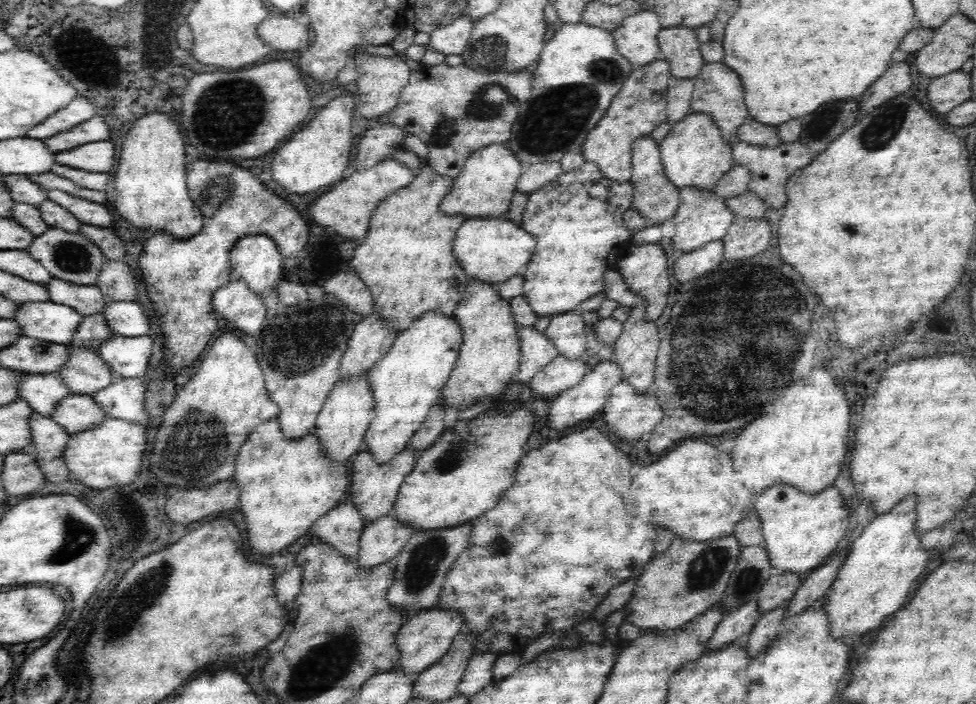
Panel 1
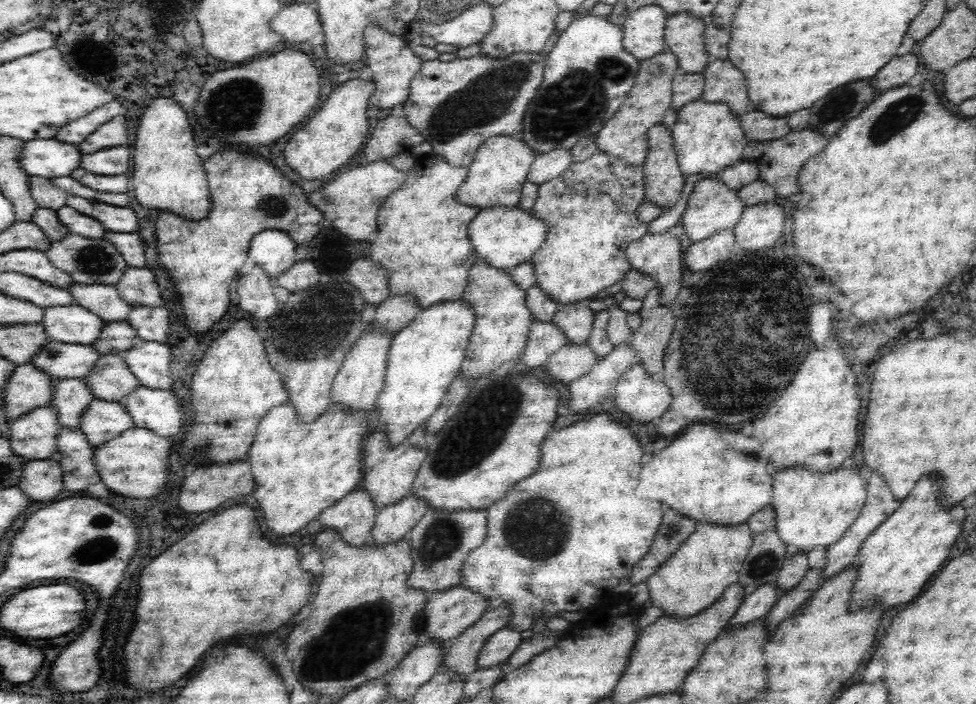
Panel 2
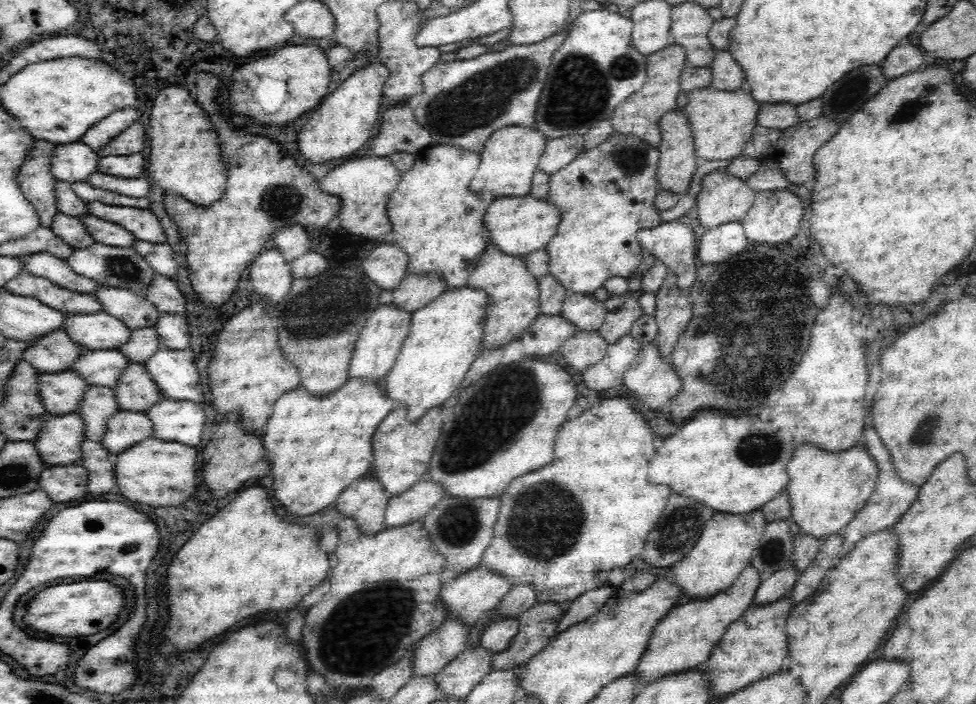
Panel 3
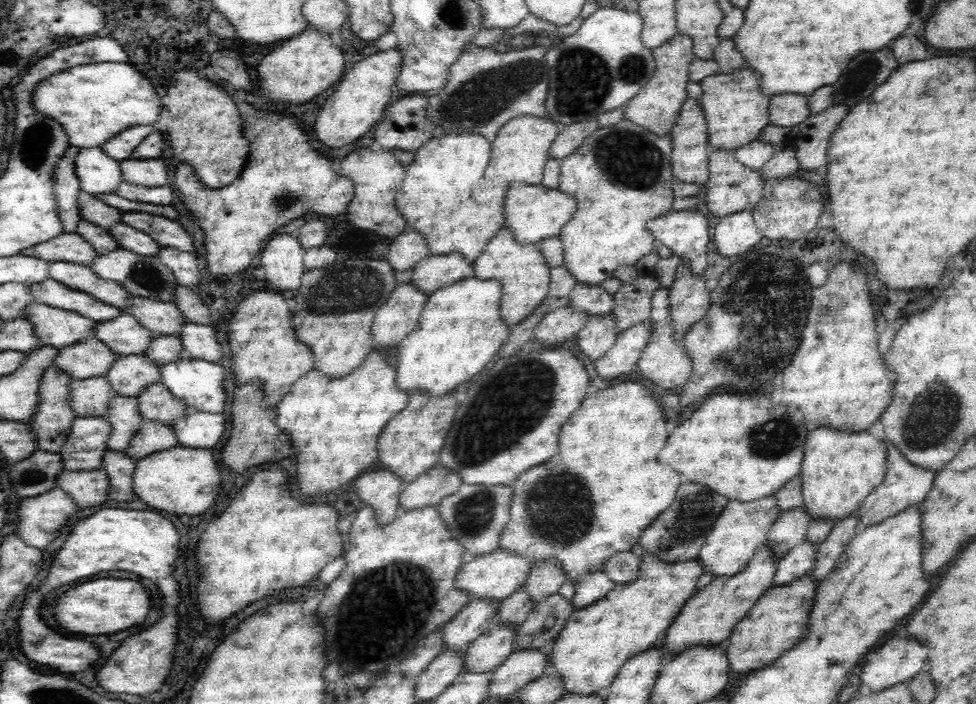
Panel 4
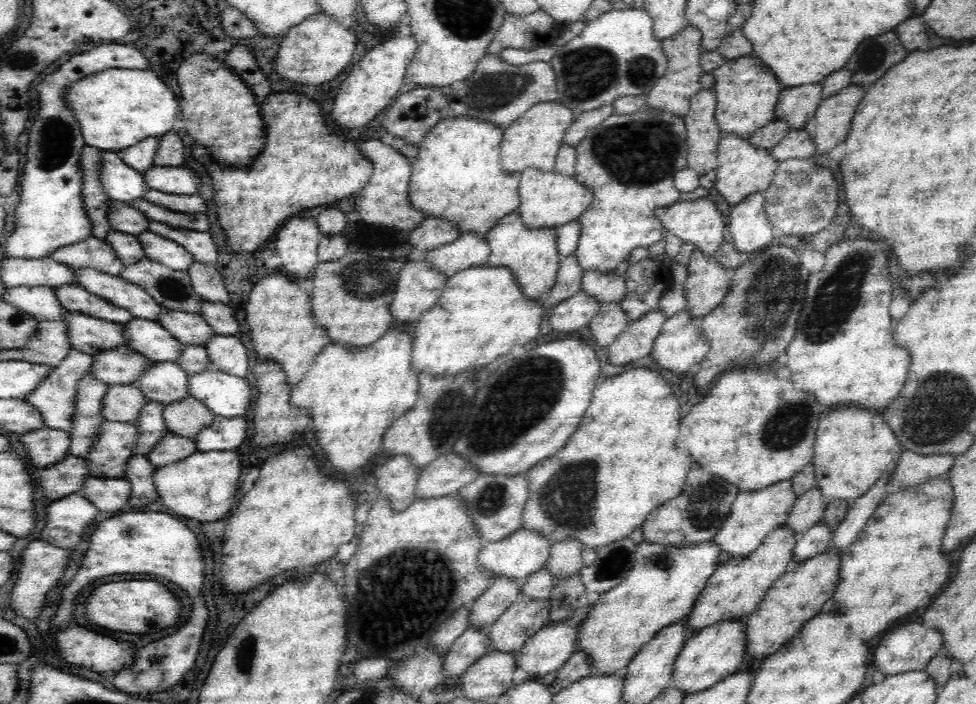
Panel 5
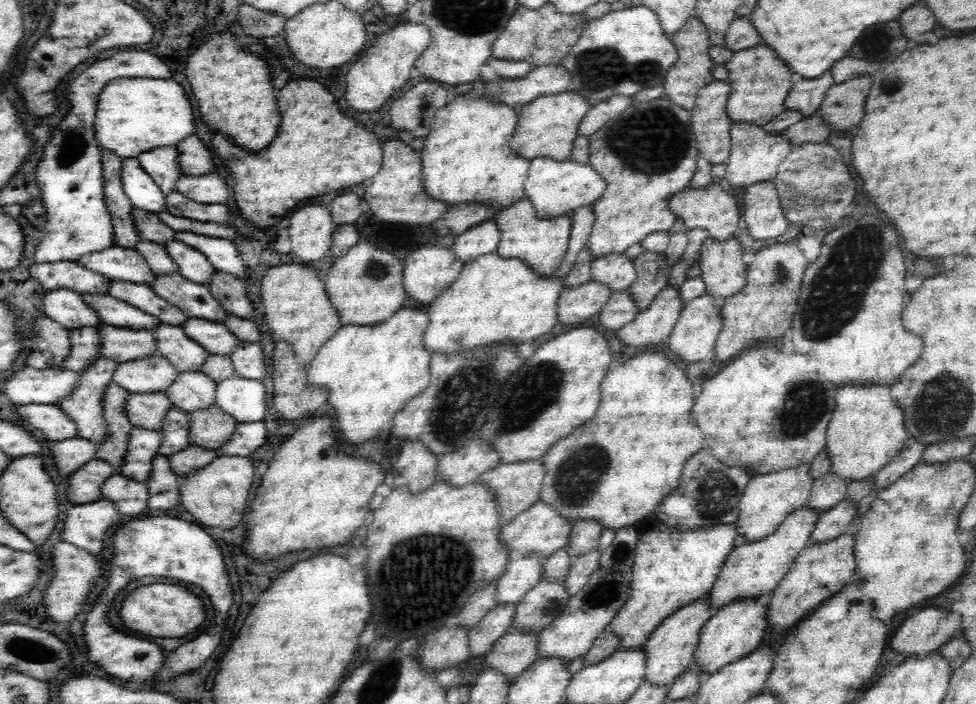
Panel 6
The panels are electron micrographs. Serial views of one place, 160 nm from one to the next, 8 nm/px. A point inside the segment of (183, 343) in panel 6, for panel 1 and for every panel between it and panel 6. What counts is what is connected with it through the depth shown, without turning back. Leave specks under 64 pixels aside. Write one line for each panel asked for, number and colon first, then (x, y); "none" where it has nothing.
1: (55, 323)
2: (73, 324)
3: (95, 331)
4: (124, 335)
5: (149, 338)

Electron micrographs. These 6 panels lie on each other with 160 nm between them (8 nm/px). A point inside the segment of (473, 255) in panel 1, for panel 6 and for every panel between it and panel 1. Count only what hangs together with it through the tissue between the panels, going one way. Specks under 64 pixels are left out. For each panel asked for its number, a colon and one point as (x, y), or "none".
2: (504, 237)
3: (518, 225)
4: (533, 212)
5: (546, 199)
6: (555, 187)

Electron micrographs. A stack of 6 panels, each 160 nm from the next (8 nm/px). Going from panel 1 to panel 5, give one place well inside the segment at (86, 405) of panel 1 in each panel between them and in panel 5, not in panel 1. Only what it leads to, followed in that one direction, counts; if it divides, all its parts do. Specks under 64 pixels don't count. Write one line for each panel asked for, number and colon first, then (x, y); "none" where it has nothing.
2: (102, 420)
3: (125, 428)
4: (152, 436)
5: (170, 448)

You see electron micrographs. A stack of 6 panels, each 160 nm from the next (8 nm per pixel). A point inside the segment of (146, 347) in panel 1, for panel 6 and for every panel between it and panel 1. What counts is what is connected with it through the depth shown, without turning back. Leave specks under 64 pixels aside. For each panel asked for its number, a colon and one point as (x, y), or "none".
2: (149, 362)
3: (176, 373)
4: (200, 384)
5: (227, 396)
6: (245, 400)

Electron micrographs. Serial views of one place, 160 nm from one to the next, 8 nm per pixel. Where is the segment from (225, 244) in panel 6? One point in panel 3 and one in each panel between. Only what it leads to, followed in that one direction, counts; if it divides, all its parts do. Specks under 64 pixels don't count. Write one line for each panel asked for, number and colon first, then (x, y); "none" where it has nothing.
3: (144, 225)
4: (170, 234)
5: (200, 245)

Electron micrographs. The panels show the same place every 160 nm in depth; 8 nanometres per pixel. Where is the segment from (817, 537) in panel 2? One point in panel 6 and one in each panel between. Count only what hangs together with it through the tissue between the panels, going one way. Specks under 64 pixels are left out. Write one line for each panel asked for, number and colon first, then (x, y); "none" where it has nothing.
3: (826, 489)
4: (840, 469)
5: (853, 447)
6: (865, 432)

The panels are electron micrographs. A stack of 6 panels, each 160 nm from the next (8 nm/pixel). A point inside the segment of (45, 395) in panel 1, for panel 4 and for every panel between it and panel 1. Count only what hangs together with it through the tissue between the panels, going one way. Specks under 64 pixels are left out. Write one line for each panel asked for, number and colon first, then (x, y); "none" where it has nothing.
2: (72, 396)
3: (99, 404)
4: (124, 416)

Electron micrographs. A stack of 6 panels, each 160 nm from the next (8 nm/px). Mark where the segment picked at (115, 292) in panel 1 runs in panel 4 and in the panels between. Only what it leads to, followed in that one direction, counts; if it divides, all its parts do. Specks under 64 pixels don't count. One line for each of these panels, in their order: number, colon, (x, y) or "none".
2: (138, 286)
3: (163, 292)
4: (189, 303)

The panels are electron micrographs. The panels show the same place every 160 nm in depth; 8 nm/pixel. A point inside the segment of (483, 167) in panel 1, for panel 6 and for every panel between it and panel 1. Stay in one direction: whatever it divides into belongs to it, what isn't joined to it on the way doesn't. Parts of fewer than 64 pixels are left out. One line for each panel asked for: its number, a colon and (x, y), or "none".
2: (496, 176)
3: (511, 156)
4: (521, 148)
5: (533, 140)
6: (547, 127)

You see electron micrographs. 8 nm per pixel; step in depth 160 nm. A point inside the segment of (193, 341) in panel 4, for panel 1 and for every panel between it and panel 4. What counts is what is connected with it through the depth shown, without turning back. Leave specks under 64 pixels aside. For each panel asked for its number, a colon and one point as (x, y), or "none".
1: (128, 319)
2: (152, 324)
3: (173, 329)

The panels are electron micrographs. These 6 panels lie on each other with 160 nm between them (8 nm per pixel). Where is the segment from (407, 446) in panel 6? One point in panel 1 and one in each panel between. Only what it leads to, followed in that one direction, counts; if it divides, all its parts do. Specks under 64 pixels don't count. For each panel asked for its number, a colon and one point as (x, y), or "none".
1: (341, 527)
2: (353, 516)
3: (365, 500)
4: (380, 489)
5: (396, 479)

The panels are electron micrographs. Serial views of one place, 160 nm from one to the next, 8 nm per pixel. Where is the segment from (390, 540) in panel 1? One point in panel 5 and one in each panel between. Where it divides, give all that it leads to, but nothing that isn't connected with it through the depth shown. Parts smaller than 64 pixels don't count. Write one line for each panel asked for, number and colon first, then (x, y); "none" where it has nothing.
2: (393, 522)
3: (413, 504)
4: (431, 487)
5: (446, 475)

